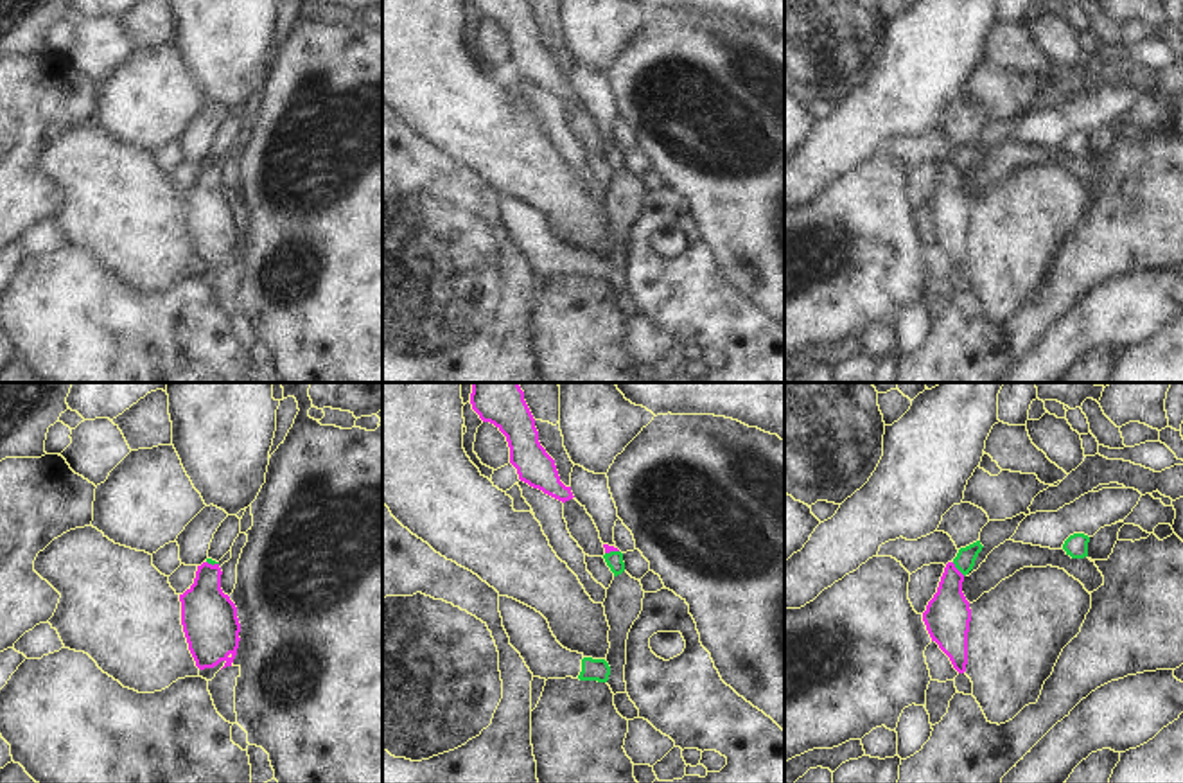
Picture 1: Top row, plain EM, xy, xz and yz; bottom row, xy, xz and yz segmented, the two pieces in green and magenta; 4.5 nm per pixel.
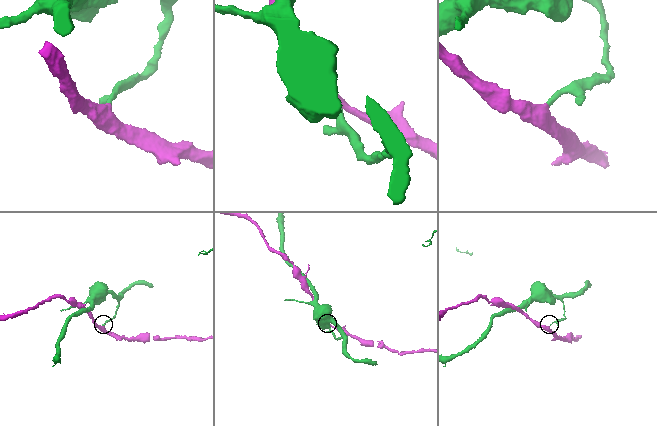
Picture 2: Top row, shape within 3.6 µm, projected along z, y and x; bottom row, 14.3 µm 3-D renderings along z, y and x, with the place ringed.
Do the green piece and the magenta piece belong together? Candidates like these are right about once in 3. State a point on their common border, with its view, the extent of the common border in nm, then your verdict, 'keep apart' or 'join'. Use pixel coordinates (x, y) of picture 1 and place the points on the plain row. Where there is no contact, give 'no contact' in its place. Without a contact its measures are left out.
yz (959, 167) | 90 nm | keep apart

